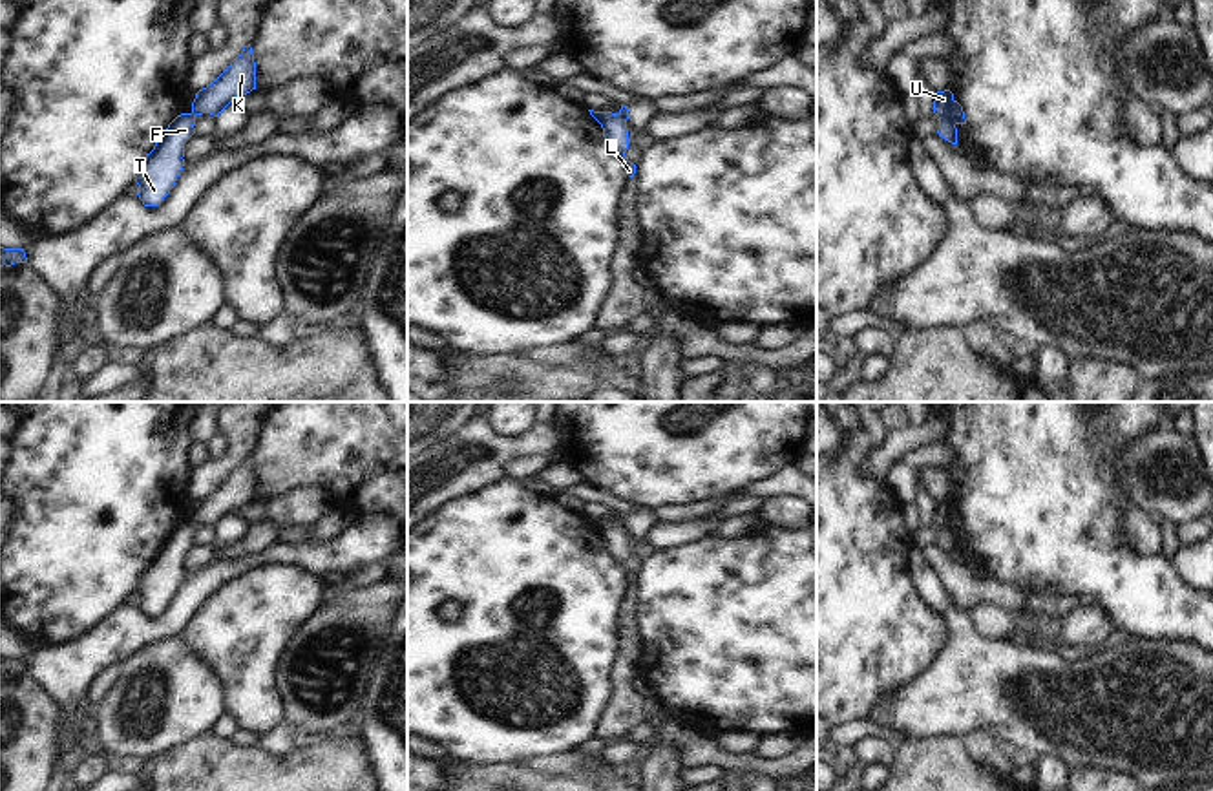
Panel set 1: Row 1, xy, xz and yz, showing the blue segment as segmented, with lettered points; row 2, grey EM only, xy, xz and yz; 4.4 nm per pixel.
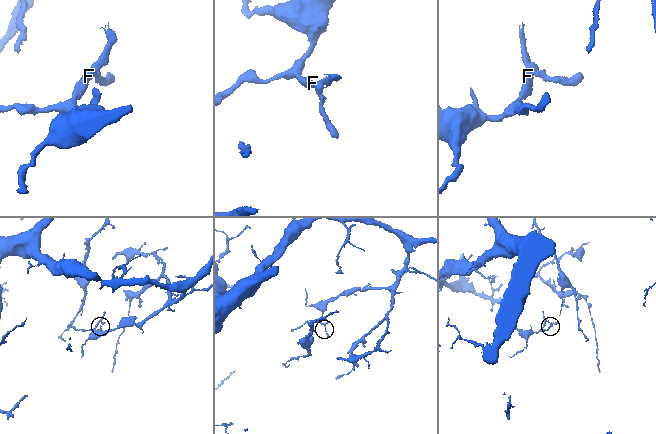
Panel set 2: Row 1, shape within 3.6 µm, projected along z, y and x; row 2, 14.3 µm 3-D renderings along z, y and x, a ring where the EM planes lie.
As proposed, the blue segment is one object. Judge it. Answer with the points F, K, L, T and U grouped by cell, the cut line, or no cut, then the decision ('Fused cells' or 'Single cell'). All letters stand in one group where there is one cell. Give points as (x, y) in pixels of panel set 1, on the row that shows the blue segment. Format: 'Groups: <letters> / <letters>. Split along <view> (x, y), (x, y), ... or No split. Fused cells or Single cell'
Groups: F T / K L U. Split along yz (939, 116), (950, 117), (956, 123). Fused cells

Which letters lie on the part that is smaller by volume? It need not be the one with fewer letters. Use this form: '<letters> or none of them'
K, L, U

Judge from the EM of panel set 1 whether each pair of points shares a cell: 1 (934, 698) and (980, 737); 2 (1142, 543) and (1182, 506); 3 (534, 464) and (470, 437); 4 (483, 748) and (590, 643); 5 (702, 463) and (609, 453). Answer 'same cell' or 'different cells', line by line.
1: different cells
2: different cells
3: different cells
4: same cell
5: same cell

